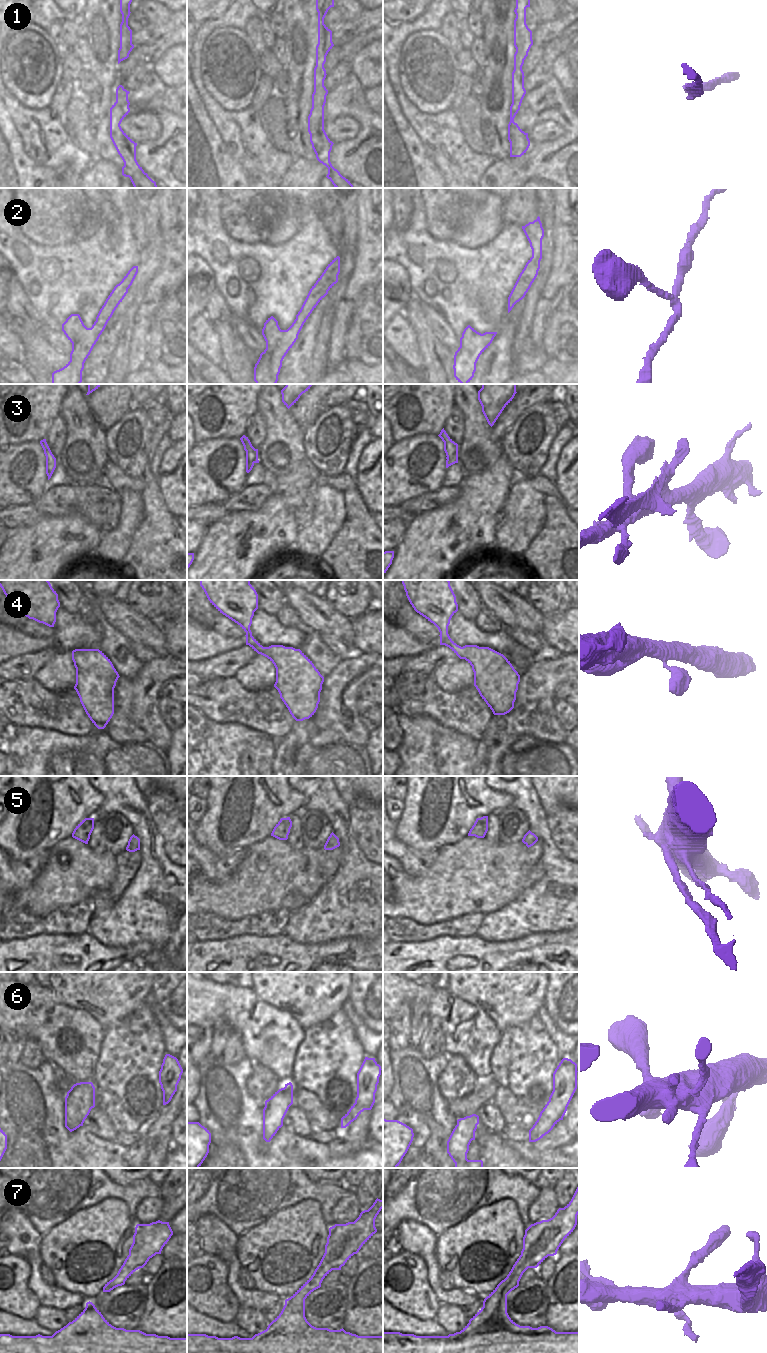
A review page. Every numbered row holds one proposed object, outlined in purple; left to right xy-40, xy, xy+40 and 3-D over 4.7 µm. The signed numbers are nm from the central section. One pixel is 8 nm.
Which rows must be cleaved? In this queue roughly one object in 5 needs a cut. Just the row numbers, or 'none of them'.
3, 5

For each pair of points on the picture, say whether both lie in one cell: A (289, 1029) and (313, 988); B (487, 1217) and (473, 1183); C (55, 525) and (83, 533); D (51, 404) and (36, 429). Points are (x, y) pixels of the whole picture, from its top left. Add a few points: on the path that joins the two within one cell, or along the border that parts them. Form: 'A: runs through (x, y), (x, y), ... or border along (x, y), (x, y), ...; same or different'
A: border along (274, 1006), (285, 1010), (304, 1030); different
B: border along (505, 1198), (480, 1207), (464, 1220); different
C: runs through (62, 531), (76, 533); same
D: runs through (45, 410), (38, 417), (38, 423); same

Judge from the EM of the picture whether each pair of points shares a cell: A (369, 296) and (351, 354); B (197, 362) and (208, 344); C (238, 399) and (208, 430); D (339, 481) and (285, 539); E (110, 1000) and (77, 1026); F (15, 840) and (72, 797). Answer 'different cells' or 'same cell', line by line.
A: same cell
B: different cells
C: same cell
D: different cells
E: different cells
F: same cell

